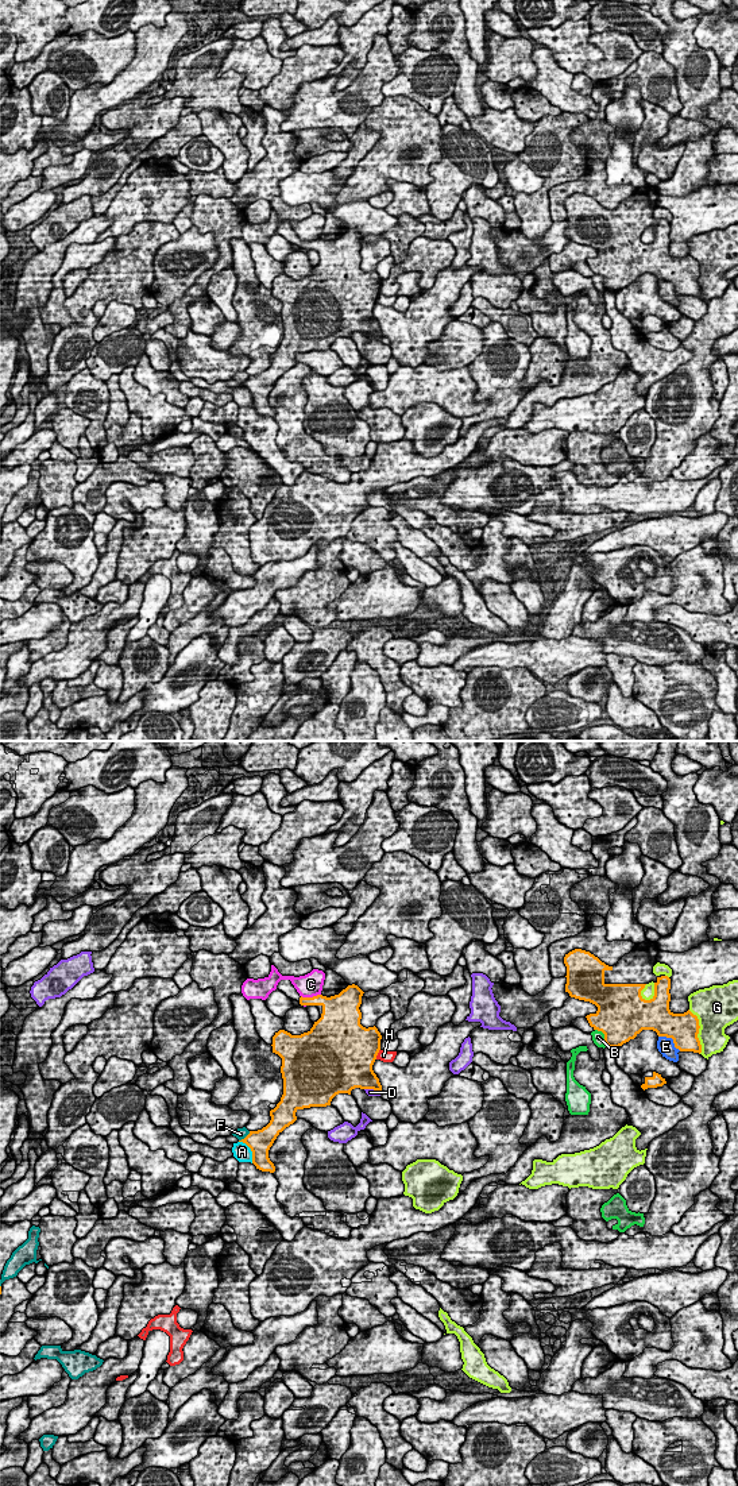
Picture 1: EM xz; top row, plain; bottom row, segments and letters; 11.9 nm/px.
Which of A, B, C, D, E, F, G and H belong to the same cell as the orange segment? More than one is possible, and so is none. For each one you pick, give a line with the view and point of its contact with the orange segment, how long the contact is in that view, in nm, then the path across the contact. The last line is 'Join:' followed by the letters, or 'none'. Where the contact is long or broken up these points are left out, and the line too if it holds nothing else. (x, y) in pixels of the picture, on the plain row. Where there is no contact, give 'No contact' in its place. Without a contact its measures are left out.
Join: none

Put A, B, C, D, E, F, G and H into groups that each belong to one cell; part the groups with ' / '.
A F / B / C / D / E / G / H

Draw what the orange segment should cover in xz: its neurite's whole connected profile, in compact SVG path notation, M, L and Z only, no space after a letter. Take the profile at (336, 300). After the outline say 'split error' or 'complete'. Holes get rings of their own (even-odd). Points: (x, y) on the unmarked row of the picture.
M281 224L277 233L301 250L316 250L320 263L308 277L301 279L291 279L285 274L275 277L271 290L273 297L282 302L283 339L277 351L270 355L270 367L262 374L250 375L244 383L239 385L251 393L252 408L256 413L270 417L275 416L275 410L268 402L268 394L277 381L297 364L295 356L298 354L331 350L336 339L351 339L355 332L374 333L382 337L379 323L372 314L380 294L382 279L375 270L366 273L360 269L359 251L364 236L358 229L348 229L339 239L331 242L322 239L302 242L290 224Z; split error

